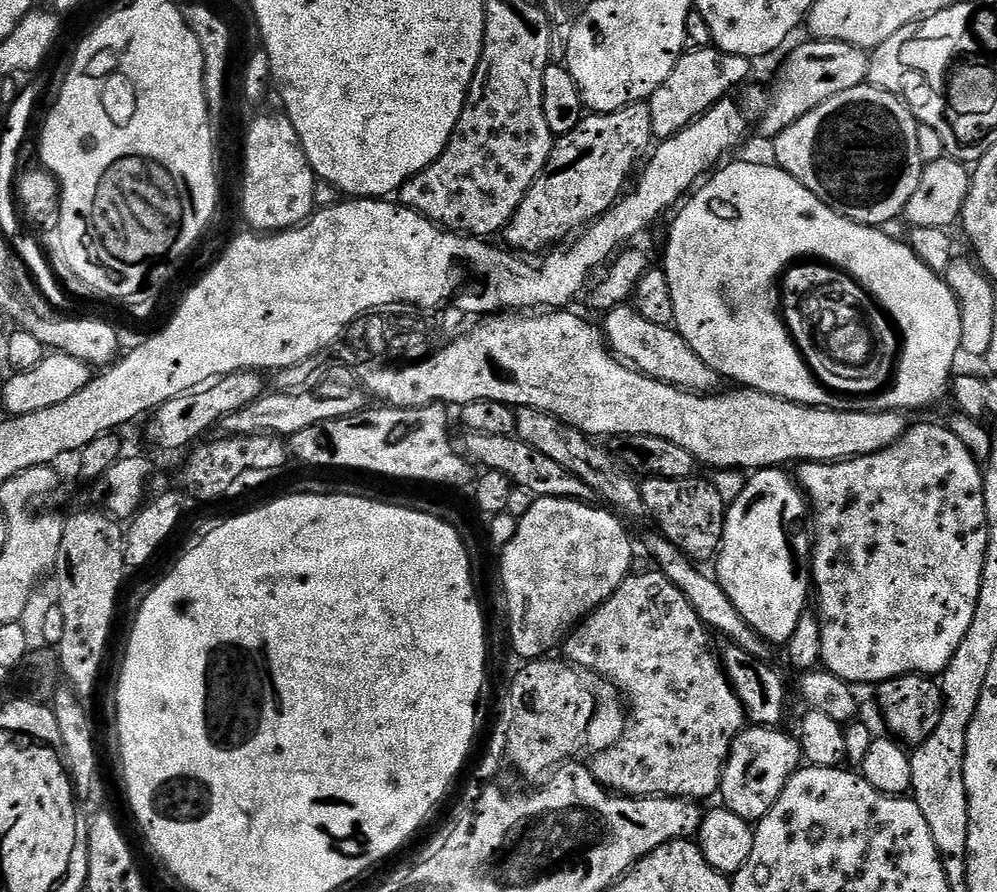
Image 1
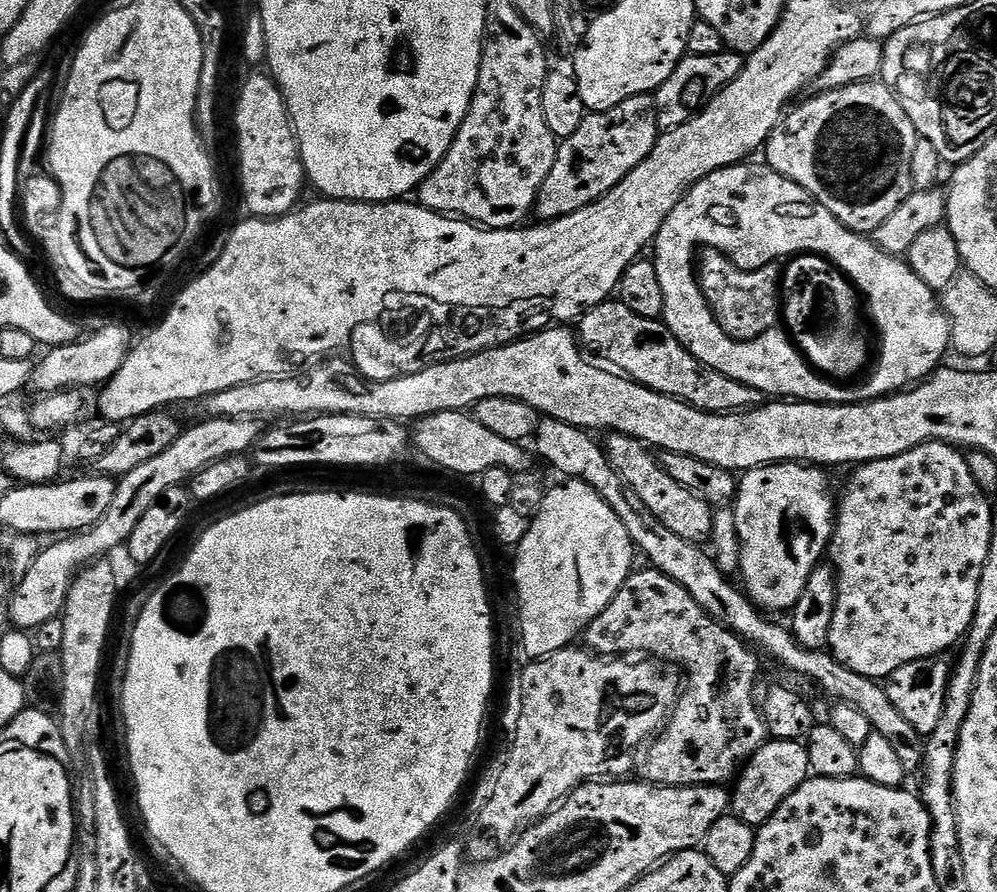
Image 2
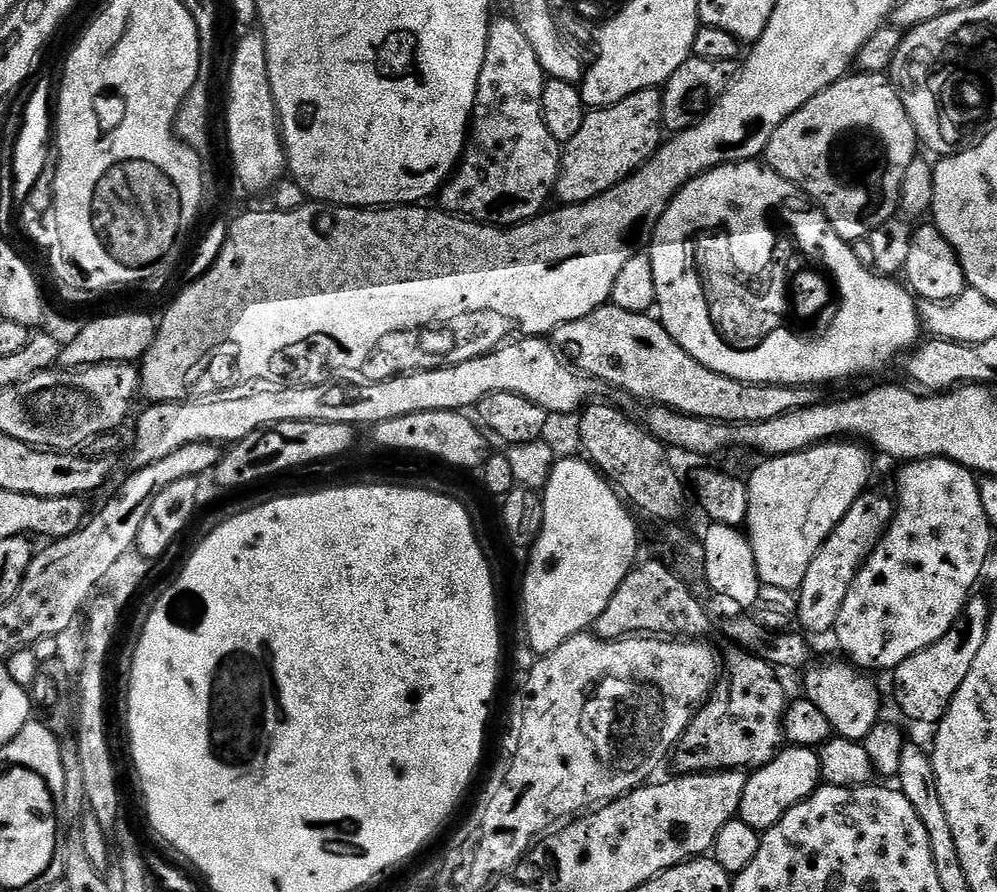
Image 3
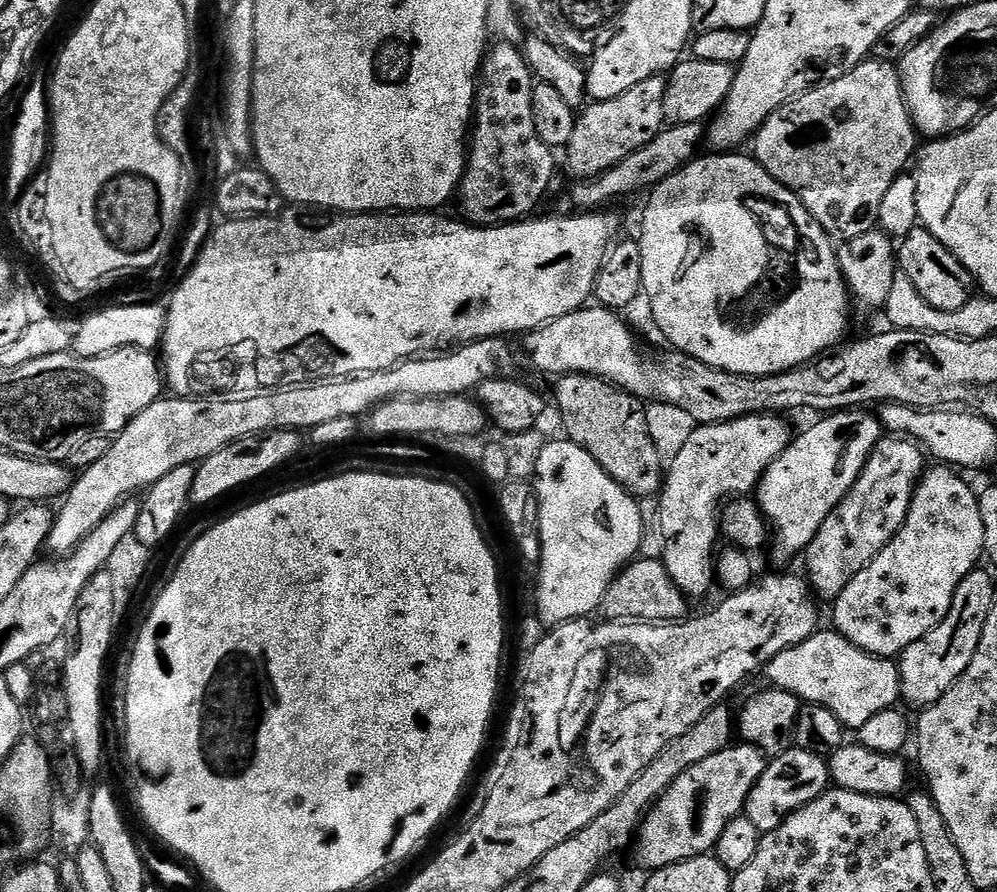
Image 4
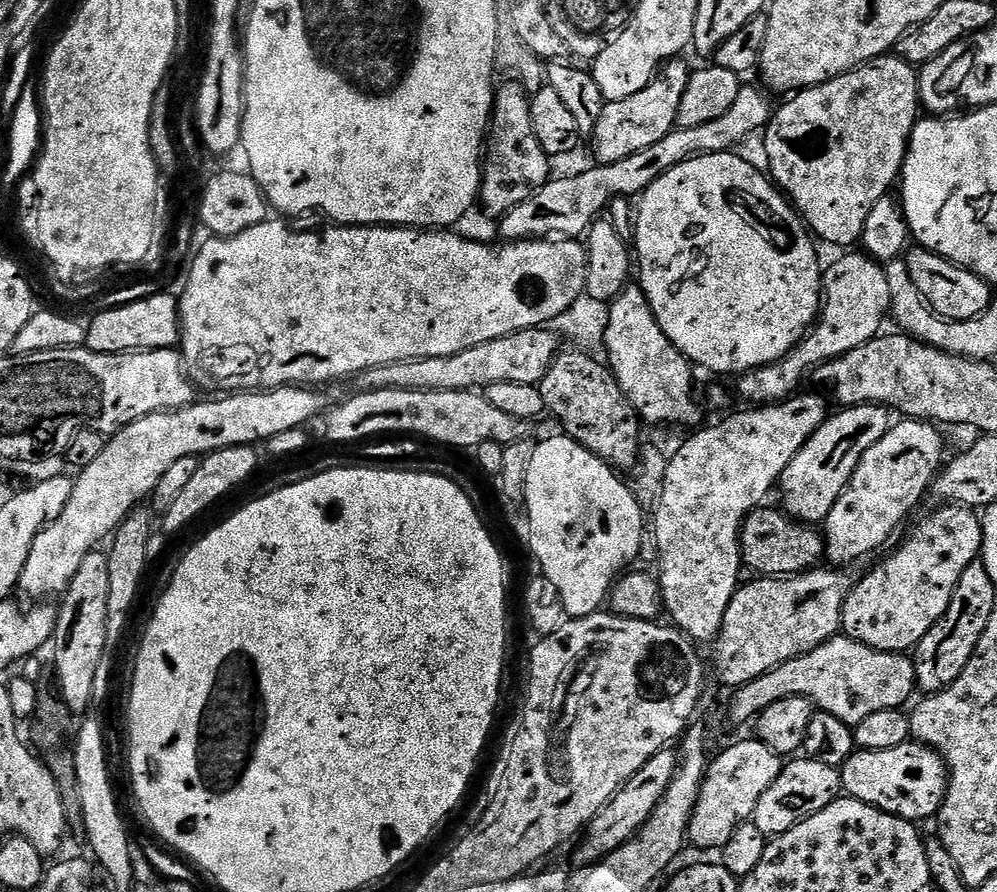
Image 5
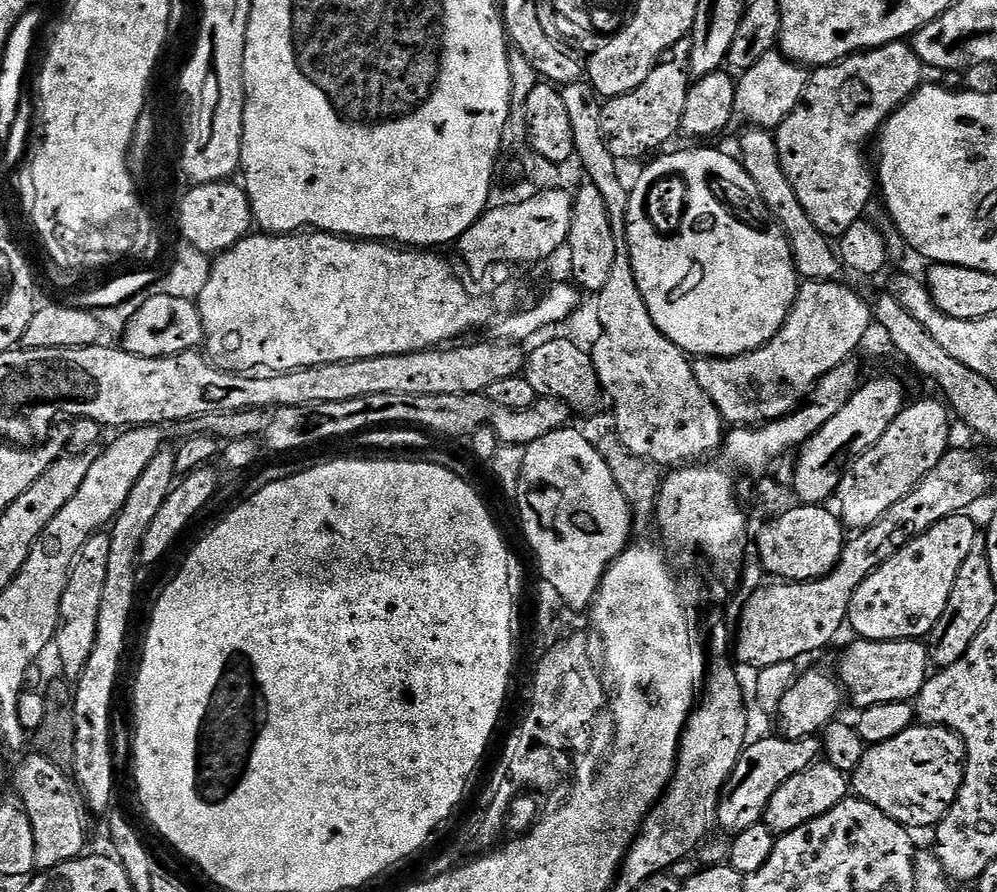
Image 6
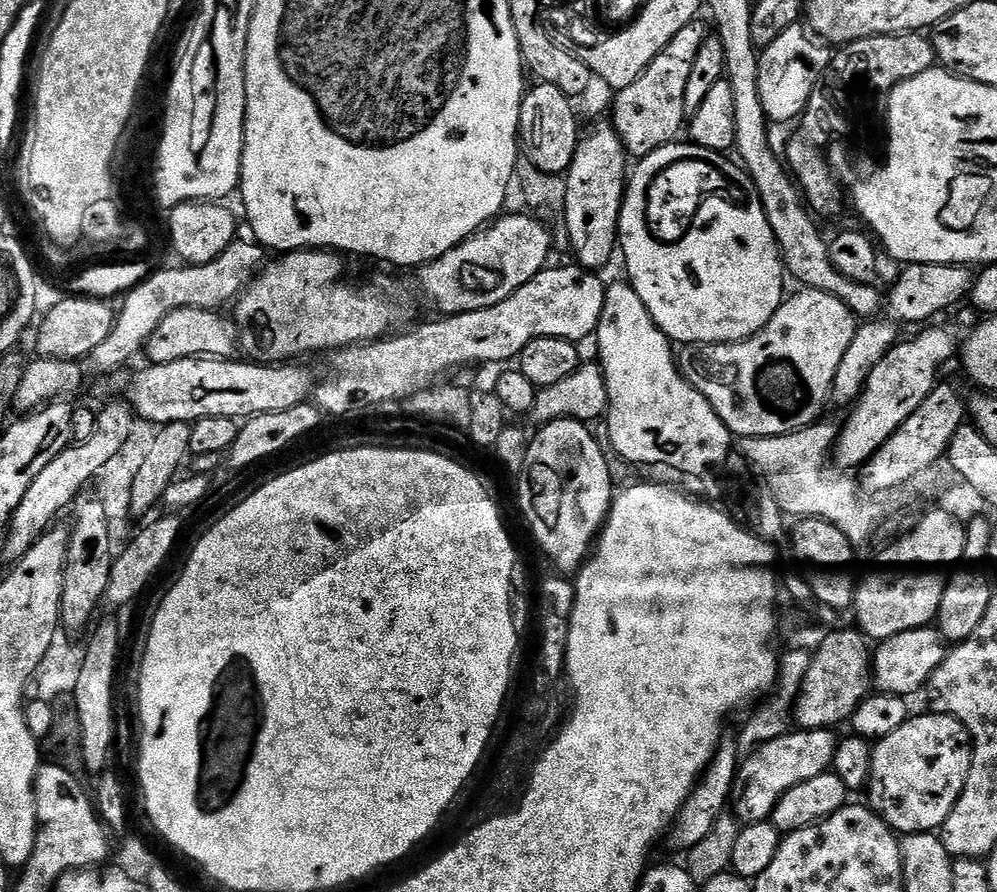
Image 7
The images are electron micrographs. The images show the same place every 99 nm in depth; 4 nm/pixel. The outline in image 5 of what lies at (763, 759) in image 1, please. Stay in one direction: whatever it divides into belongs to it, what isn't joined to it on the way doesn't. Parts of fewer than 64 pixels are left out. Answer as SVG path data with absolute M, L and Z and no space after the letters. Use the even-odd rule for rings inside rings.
M792 758L784 765L784 769L774 778L770 790L758 798L758 806L754 810L751 823L762 830L766 838L786 834L799 820L818 814L830 806L841 795L842 785L840 773L828 764L807 758ZM800 759L800 760L796 760Z

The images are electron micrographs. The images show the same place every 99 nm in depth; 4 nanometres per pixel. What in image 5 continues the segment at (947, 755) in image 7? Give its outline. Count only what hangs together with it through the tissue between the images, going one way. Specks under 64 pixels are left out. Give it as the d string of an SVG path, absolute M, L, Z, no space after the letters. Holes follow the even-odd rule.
M909 742L902 746L894 746L890 750L870 750L869 752L857 750L852 753L851 758L839 769L840 783L843 791L851 799L861 800L875 808L881 808L895 816L901 816L903 820L921 822L928 820L939 813L944 795L948 789L948 765L939 752L927 748L919 742Z

